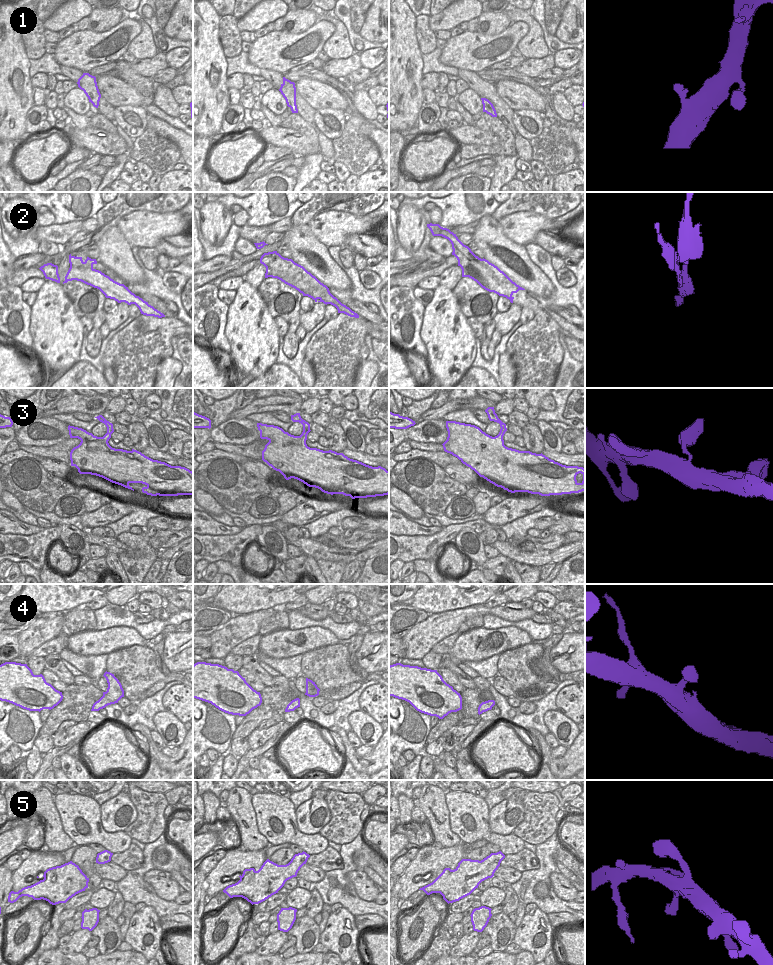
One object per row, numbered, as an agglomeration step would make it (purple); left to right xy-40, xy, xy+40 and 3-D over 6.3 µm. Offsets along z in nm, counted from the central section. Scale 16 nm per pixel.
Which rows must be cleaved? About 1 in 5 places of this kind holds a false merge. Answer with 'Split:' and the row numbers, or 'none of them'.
Split: 2

